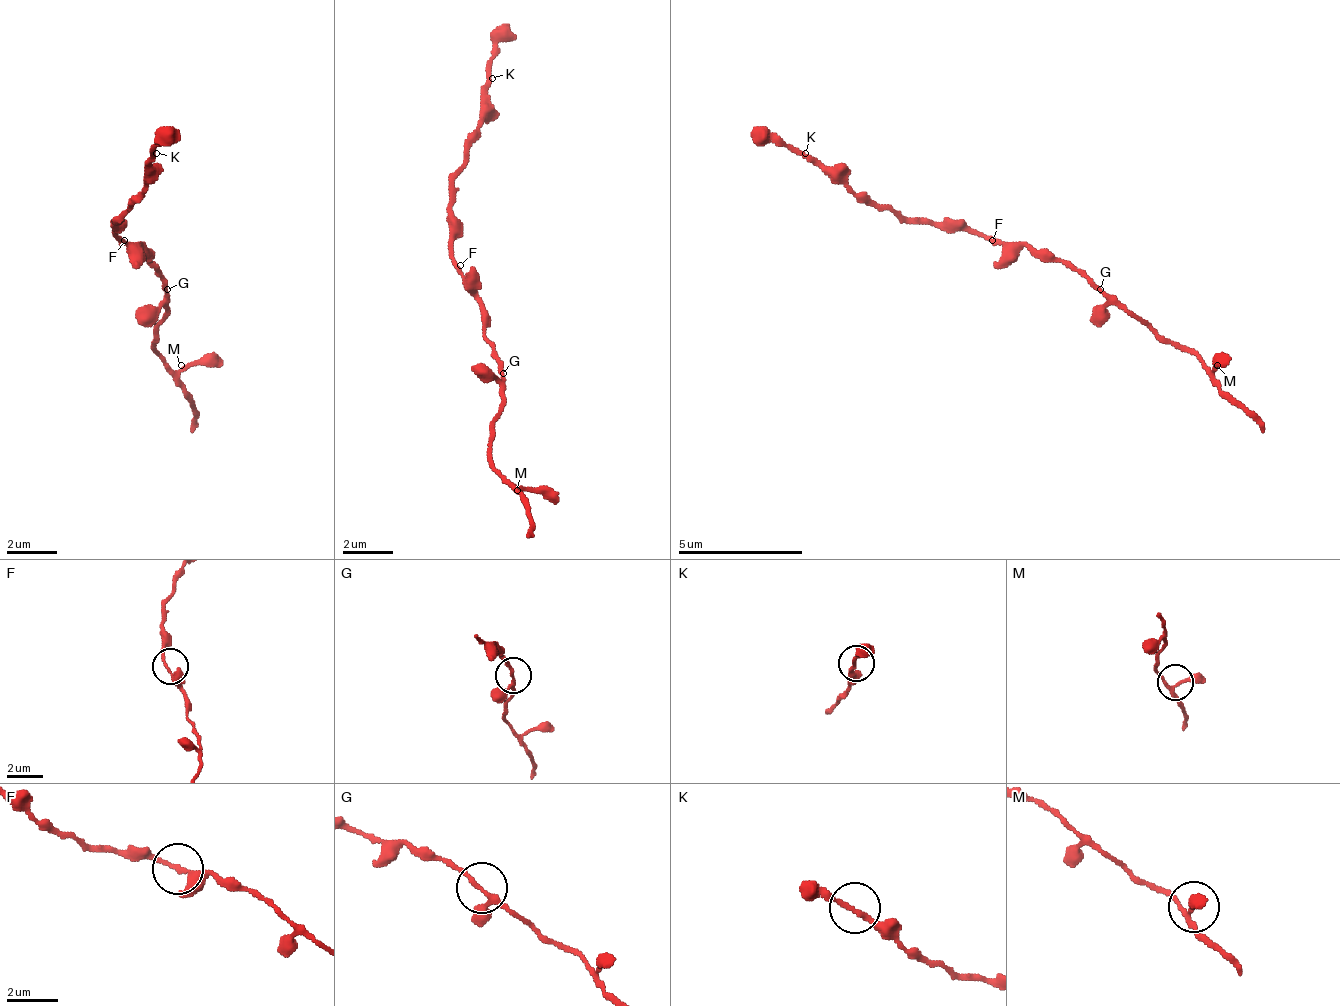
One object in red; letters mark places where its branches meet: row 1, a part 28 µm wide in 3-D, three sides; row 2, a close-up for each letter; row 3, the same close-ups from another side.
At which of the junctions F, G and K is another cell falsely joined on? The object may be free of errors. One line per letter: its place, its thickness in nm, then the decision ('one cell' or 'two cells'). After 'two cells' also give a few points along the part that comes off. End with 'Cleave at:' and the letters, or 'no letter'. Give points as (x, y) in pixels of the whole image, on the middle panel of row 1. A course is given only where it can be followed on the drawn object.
F: place (460, 265); calibre 200 nm; one cell
G: place (503, 373); calibre 160 nm; one cell
K: place (492, 78); calibre 180 nm; one cell
Cleave at: no letter

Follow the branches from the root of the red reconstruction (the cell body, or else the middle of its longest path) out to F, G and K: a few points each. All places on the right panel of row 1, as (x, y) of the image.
F: (1024, 247), (1005, 247), (999, 240), (992, 240)
G: (1024, 247), (1030, 253), (1049, 253), (1055, 259), (1067, 259), (1099, 290)
K: (1024, 247), (1005, 247), (986, 234), (936, 228), (930, 222), (899, 222), (886, 209), (861, 203), (805, 153)

